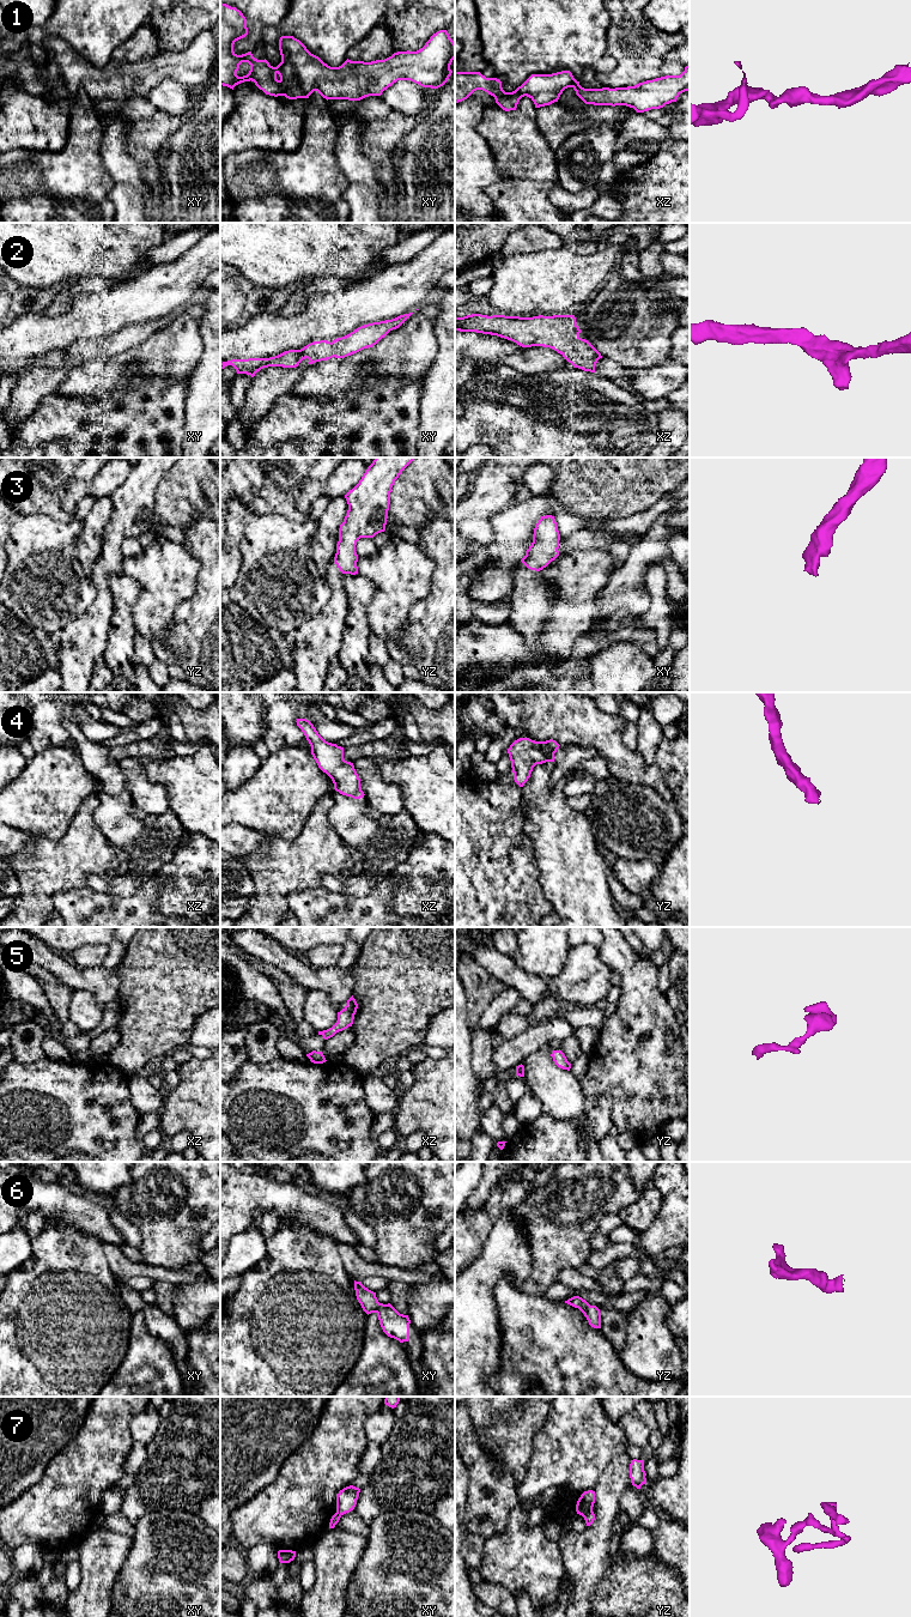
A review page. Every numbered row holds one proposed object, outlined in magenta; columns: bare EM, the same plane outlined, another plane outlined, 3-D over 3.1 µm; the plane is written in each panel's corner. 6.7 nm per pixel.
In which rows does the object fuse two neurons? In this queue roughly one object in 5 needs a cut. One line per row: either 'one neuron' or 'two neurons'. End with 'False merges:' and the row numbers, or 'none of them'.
1: one neuron
2: one neuron
3: one neuron
4: one neuron
5: one neuron
6: one neuron
7: two neurons
False merges: 7

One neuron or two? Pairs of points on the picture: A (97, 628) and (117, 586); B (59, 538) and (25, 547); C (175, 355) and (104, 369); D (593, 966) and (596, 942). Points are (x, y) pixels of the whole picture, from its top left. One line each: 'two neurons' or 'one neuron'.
A: two neurons
B: one neuron
C: one neuron
D: two neurons

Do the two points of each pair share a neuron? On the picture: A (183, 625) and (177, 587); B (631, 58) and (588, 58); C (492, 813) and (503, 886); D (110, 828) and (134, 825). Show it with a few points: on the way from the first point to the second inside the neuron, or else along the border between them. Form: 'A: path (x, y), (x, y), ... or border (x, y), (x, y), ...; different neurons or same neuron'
A: border (195, 581), (195, 592), (176, 609), (166, 630); different neurons
B: border (606, 30), (606, 53), (614, 66), (597, 73); different neurons
C: path (492, 831), (495, 836), (496, 868); same neuron
D: path (116, 828), (128, 828); same neuron

